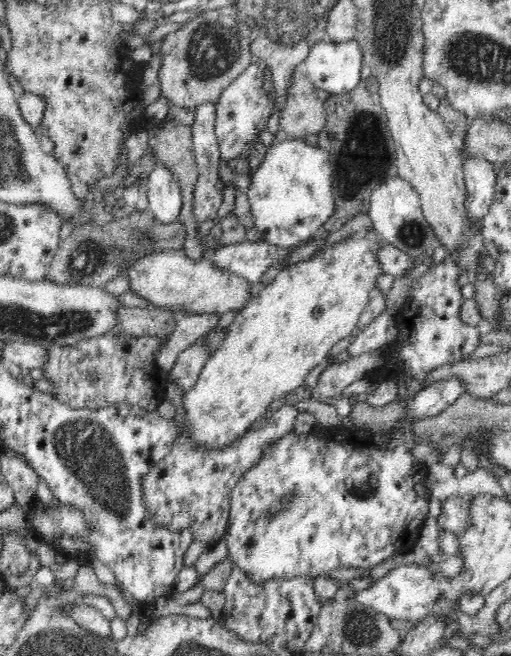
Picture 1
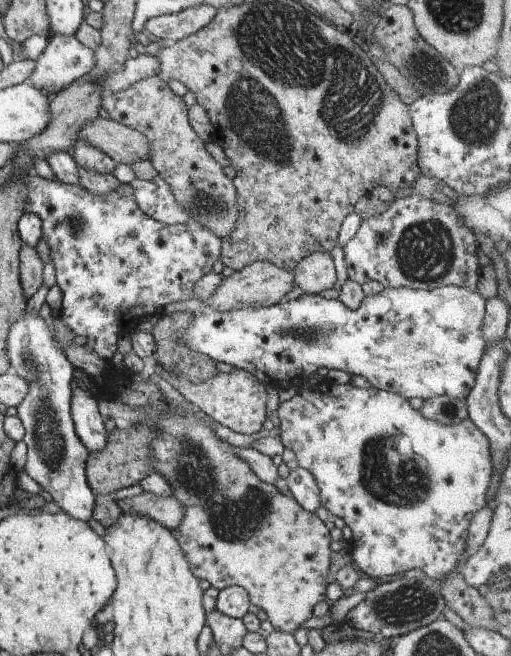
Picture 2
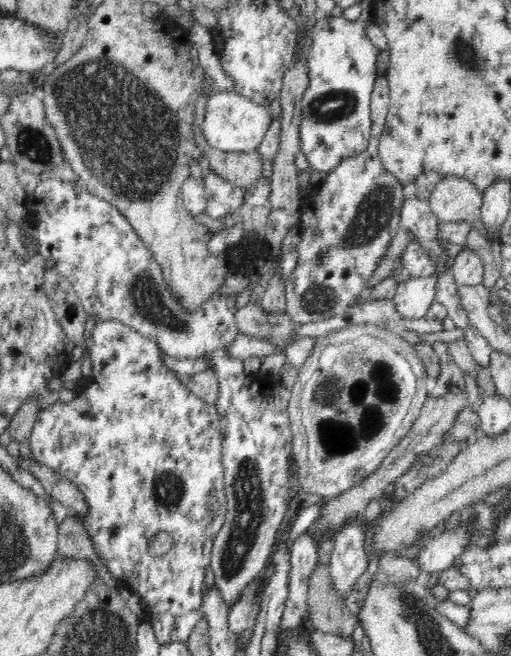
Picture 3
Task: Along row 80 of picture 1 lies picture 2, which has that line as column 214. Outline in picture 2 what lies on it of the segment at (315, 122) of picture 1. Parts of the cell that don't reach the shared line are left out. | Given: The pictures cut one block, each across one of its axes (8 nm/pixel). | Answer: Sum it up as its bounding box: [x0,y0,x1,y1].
[206,261,294,313]

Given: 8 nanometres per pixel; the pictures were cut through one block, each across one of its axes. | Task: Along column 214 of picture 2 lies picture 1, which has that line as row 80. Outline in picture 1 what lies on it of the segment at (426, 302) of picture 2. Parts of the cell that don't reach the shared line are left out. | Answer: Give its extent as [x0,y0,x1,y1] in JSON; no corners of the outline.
[302,39,362,96]

